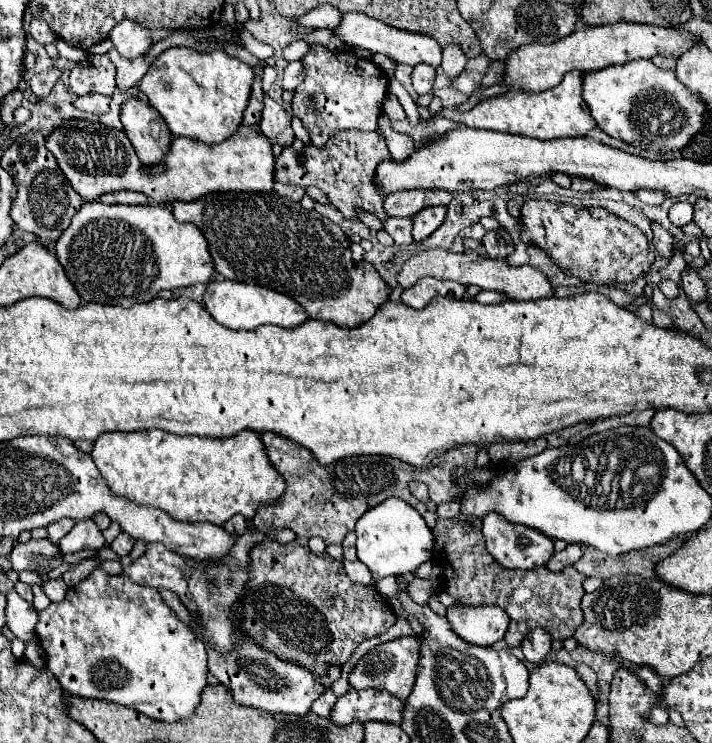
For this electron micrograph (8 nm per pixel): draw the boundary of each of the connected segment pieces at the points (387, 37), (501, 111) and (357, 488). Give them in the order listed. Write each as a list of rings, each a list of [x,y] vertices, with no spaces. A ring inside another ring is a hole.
[[[345,13],[341,19],[341,25],[333,29],[337,39],[341,39],[347,45],[357,45],[357,47],[365,47],[371,53],[383,53],[389,55],[391,59],[405,63],[405,65],[417,65],[417,63],[427,63],[431,67],[439,67],[441,65],[441,47],[433,37],[427,35],[419,35],[419,33],[411,33],[411,31],[401,31],[395,27],[389,27],[381,21],[375,21],[371,17],[363,17],[359,13]]]
[[[569,71],[565,73],[563,81],[547,91],[533,93],[533,91],[507,91],[505,95],[485,99],[477,103],[467,113],[455,113],[443,109],[439,115],[457,121],[459,125],[477,127],[477,129],[493,129],[493,131],[507,131],[515,135],[527,135],[541,141],[555,139],[555,137],[577,137],[587,135],[595,127],[595,119],[589,113],[587,103],[581,97],[583,93],[583,71]]]
[[[261,433],[261,441],[265,445],[265,453],[271,461],[271,465],[277,469],[277,473],[285,479],[287,487],[285,493],[273,503],[273,505],[261,505],[253,517],[255,527],[265,533],[267,529],[291,529],[297,537],[321,537],[327,545],[341,543],[349,531],[355,529],[357,519],[369,511],[371,507],[383,503],[389,497],[399,497],[407,503],[411,503],[413,509],[417,509],[421,515],[427,511],[427,505],[423,501],[417,501],[407,483],[409,481],[423,481],[429,487],[429,501],[435,505],[453,501],[467,491],[467,485],[471,483],[487,483],[493,477],[495,465],[489,465],[485,469],[475,469],[475,445],[463,445],[459,449],[451,449],[441,453],[429,467],[413,467],[399,459],[389,457],[375,457],[375,455],[361,455],[361,457],[349,457],[335,461],[331,465],[319,465],[309,449],[303,445],[275,435],[275,433]],[[463,465],[469,467],[471,473],[465,475],[459,485],[453,483],[451,469]]]

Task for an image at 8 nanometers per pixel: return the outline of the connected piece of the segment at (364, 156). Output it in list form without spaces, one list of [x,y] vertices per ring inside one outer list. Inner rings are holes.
[[[343,129],[335,131],[323,147],[305,147],[303,161],[297,159],[295,149],[283,149],[275,159],[275,179],[299,187],[319,187],[329,197],[329,201],[349,219],[357,219],[357,207],[375,213],[379,219],[387,219],[387,213],[383,213],[385,193],[375,185],[375,165],[387,157],[391,155],[381,133]]]

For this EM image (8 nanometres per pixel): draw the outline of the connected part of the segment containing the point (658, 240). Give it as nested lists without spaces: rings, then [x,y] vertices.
[[[651,223],[651,229],[655,233],[653,245],[655,245],[657,253],[665,259],[671,259],[673,257],[673,235],[667,229],[663,229],[659,223]]]

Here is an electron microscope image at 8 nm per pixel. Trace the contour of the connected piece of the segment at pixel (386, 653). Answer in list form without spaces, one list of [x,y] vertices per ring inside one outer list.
[[[399,637],[395,641],[381,643],[357,661],[353,671],[349,673],[349,685],[353,689],[367,689],[367,687],[385,689],[397,699],[405,701],[411,693],[411,685],[415,683],[417,661],[419,661],[419,639],[417,637]]]

